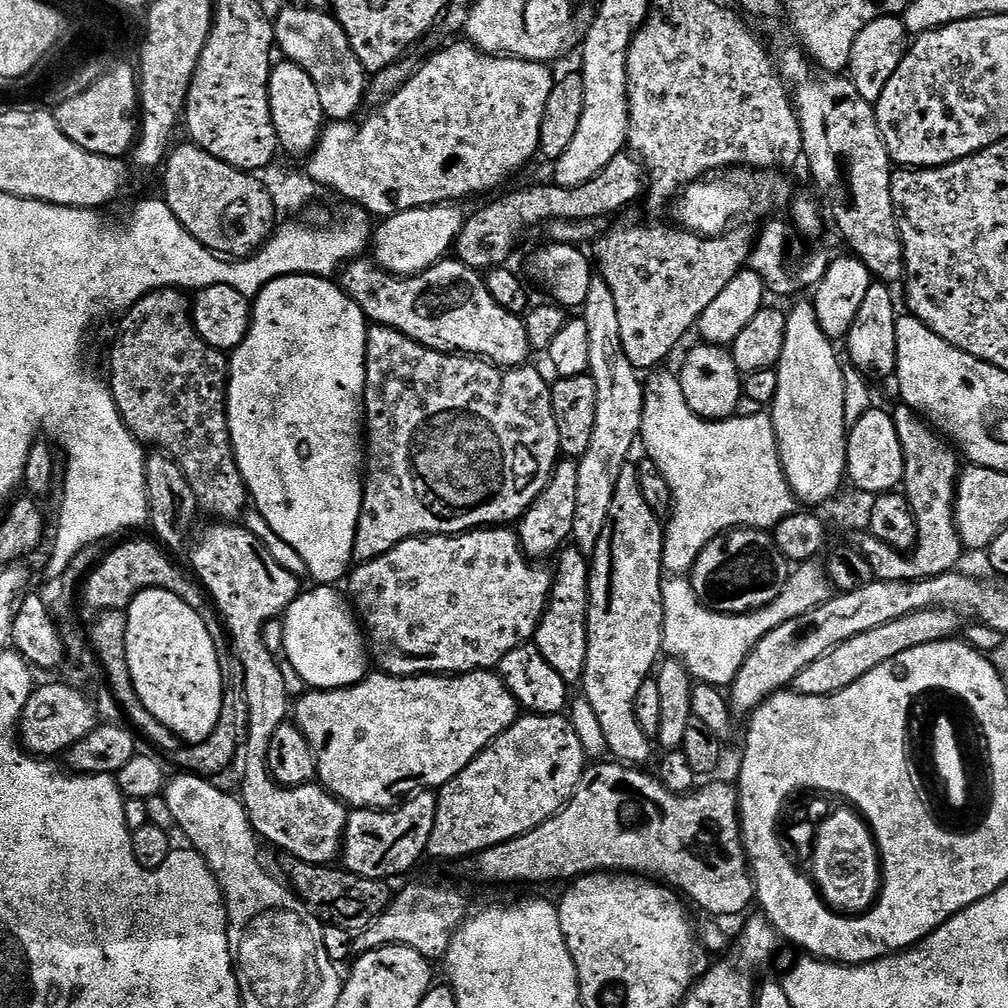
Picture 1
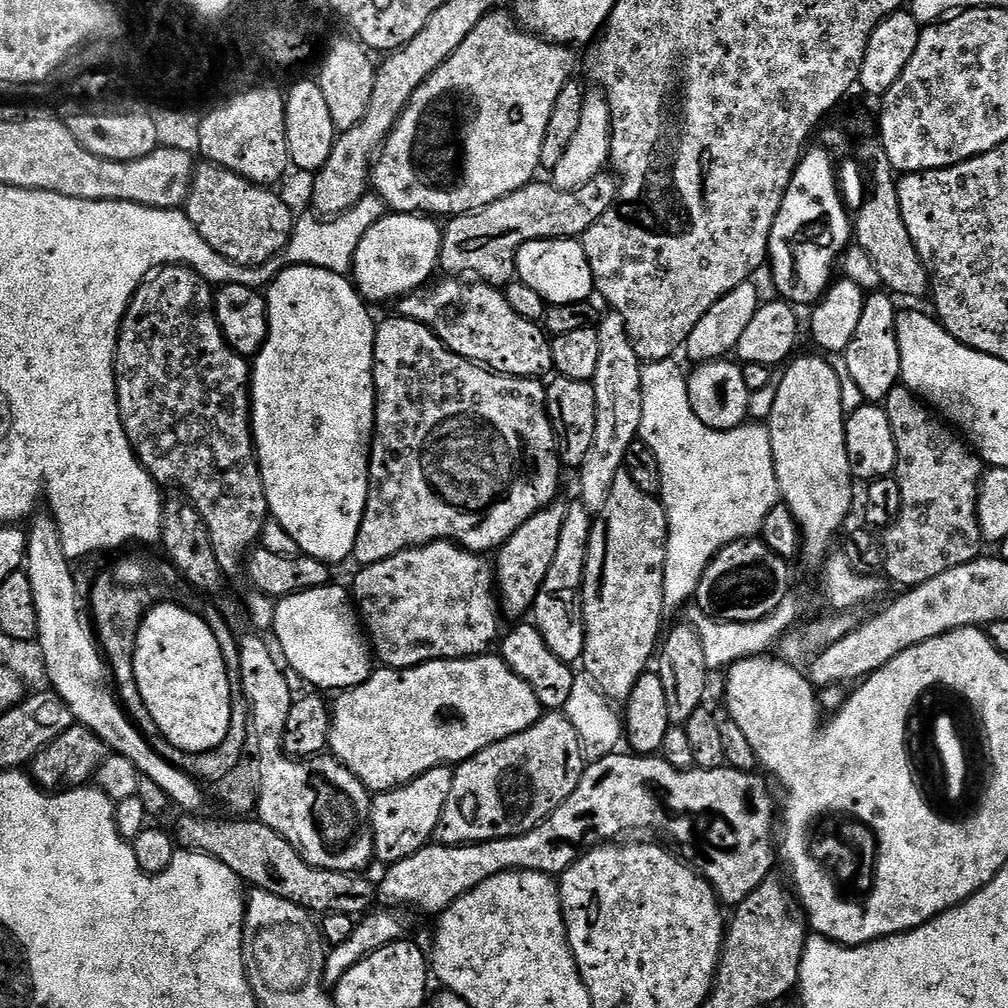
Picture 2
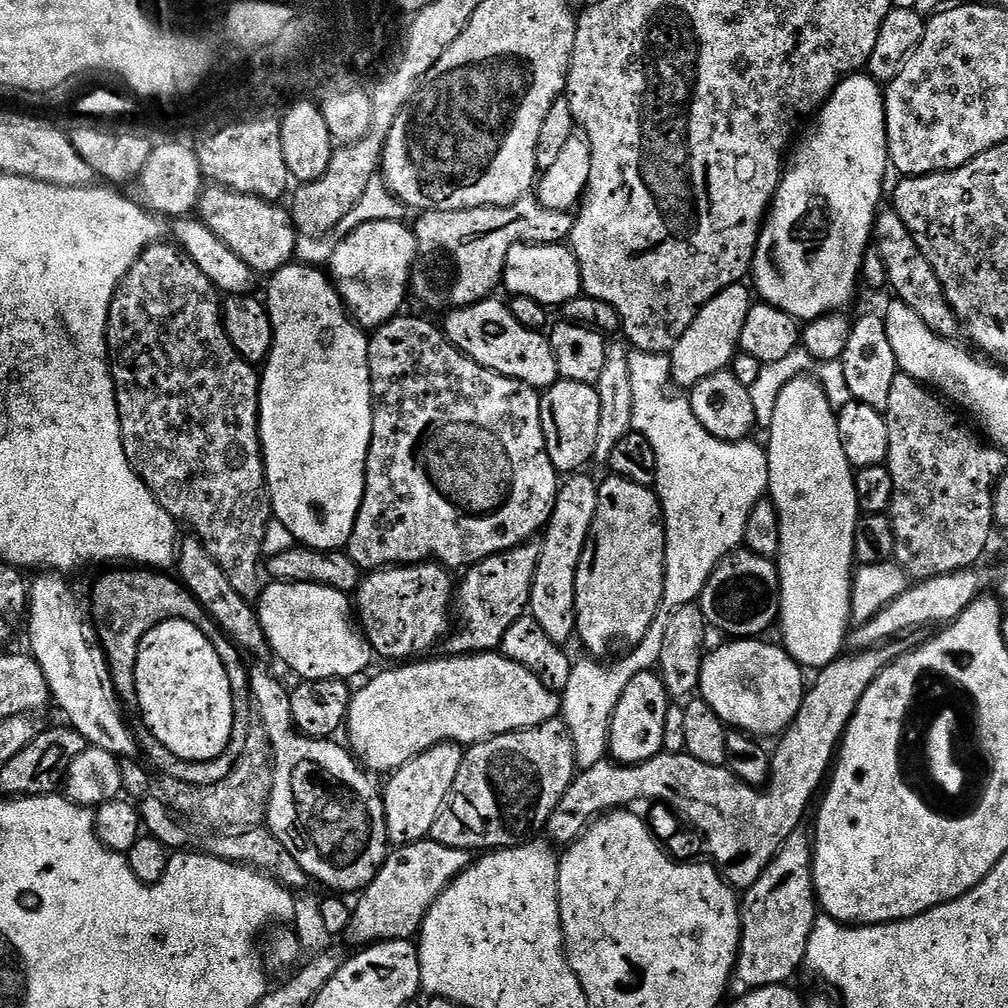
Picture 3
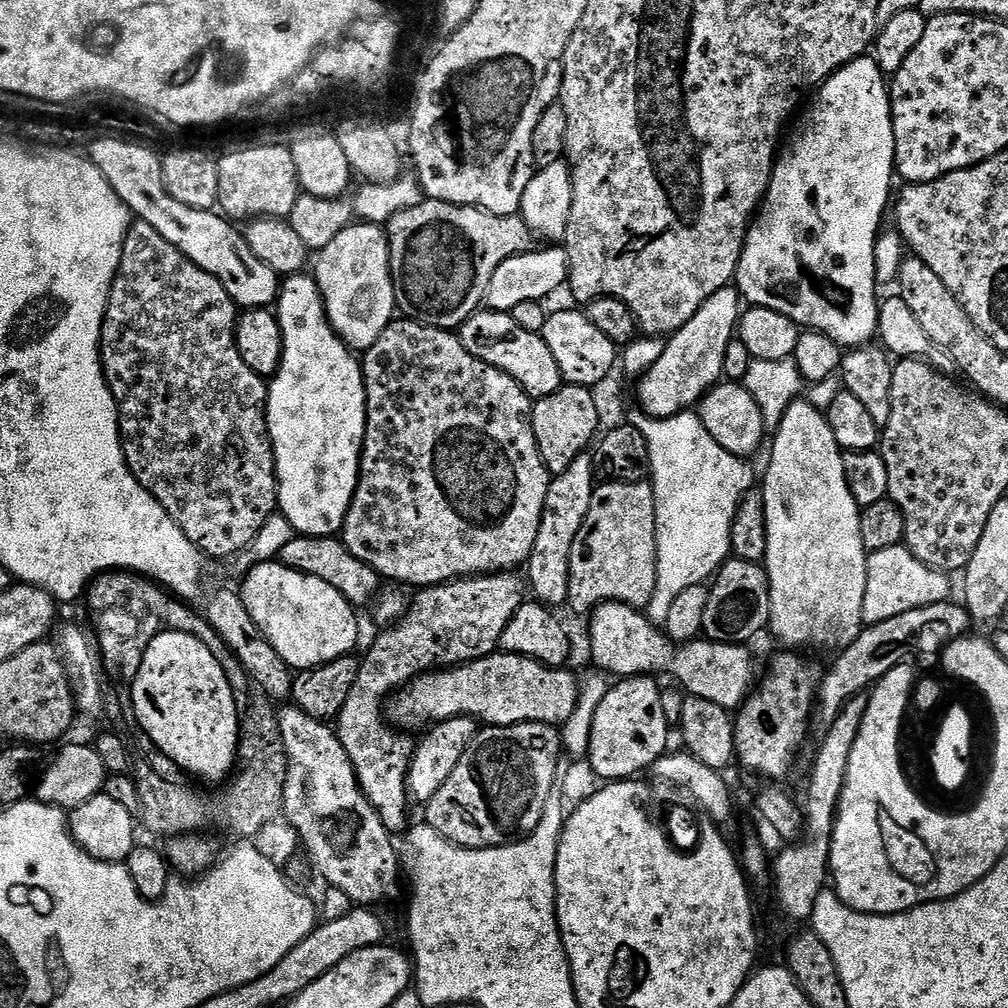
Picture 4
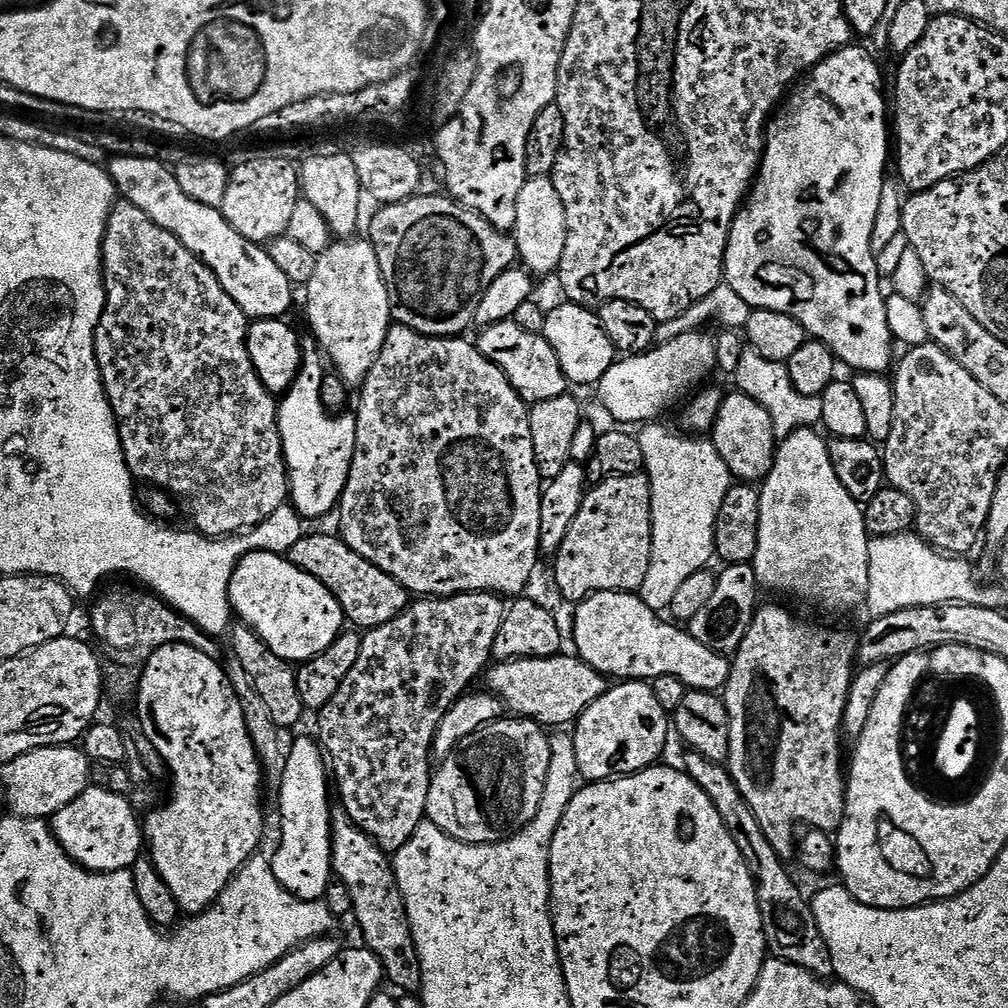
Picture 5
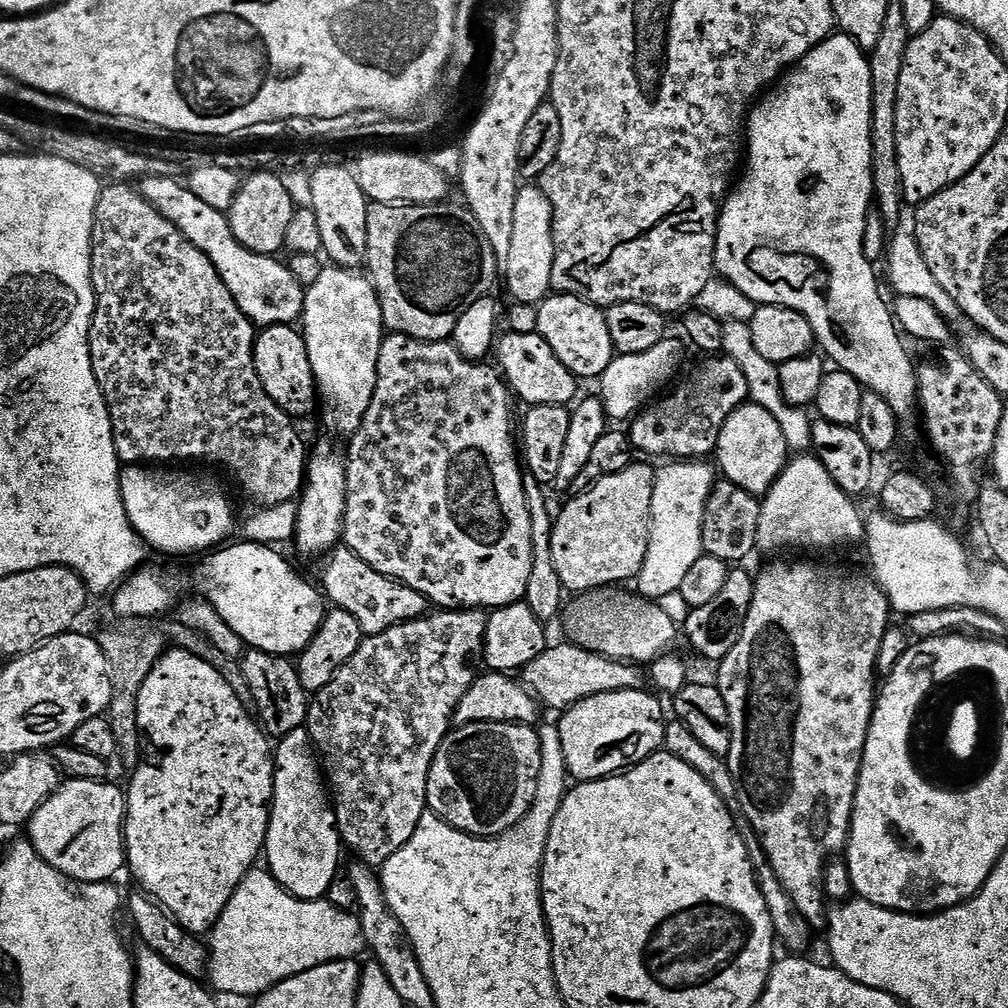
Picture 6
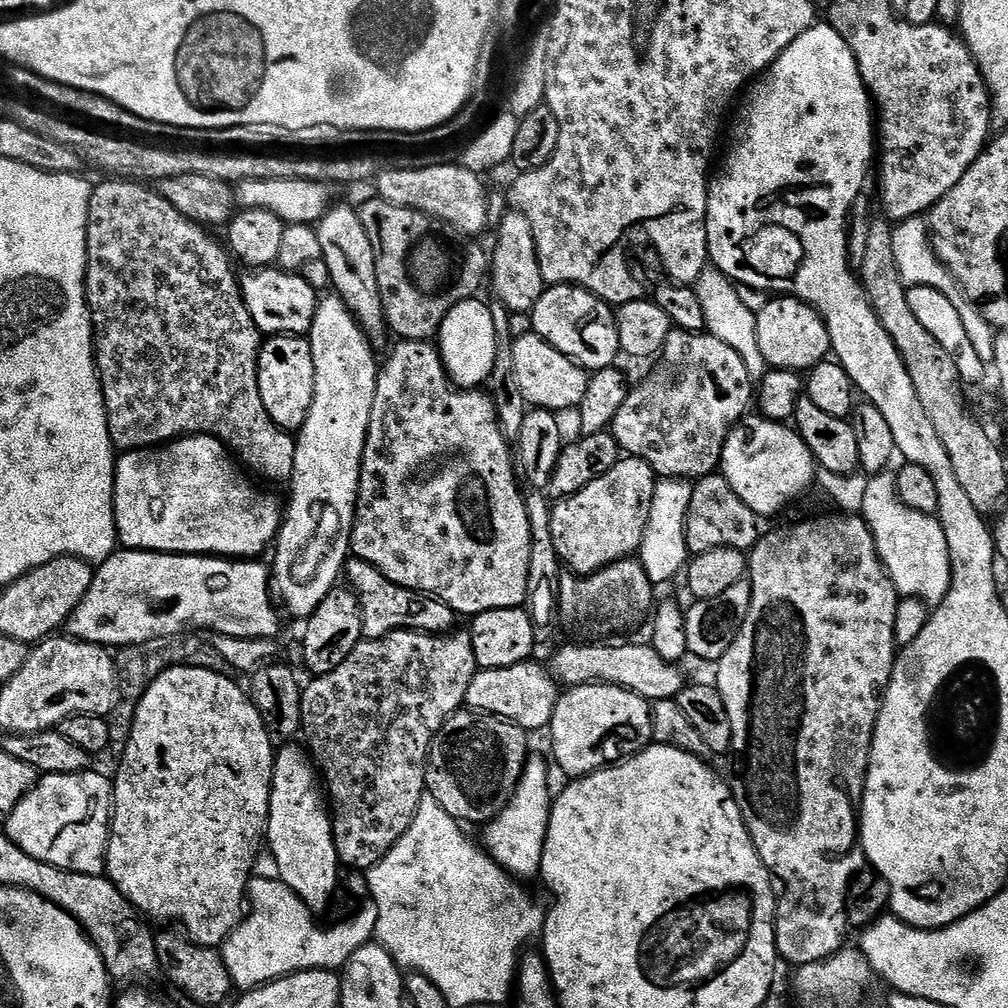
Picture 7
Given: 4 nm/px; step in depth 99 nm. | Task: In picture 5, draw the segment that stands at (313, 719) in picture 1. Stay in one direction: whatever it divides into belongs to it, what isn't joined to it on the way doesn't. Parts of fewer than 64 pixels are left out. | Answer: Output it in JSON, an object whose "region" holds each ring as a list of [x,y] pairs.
{"region":[[[564,655],[534,656],[530,660],[493,663],[486,672],[487,691],[501,700],[505,709],[517,717],[535,720],[541,726],[571,725],[594,701],[602,698],[610,684],[602,673],[594,670],[579,656]]]}

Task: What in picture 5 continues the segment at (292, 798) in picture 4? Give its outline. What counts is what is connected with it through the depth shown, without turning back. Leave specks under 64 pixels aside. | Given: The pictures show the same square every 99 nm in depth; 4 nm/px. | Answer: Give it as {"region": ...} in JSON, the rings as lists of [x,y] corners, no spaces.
{"region":[[[336,814],[332,817],[332,870],[335,879],[350,890],[352,899],[352,916],[364,935],[363,947],[369,948],[382,962],[389,981],[393,980],[400,990],[416,990],[420,986],[420,959],[414,946],[412,927],[408,921],[408,911],[400,888],[396,885],[396,869],[389,853],[383,852],[376,842],[370,839],[347,814]]]}

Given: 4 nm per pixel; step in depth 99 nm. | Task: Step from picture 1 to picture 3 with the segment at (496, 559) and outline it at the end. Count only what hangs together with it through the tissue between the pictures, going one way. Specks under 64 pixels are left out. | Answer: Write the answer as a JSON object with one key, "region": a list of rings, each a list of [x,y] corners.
{"region":[[[425,562],[423,564],[406,564],[403,566],[389,566],[386,568],[378,568],[378,569],[369,571],[367,573],[367,575],[365,575],[363,577],[363,579],[361,579],[360,586],[359,586],[359,588],[356,589],[356,591],[354,593],[354,612],[355,612],[355,615],[358,617],[358,627],[359,627],[360,631],[364,633],[364,639],[367,640],[368,645],[372,647],[373,653],[375,653],[375,655],[377,657],[385,656],[386,659],[392,660],[392,661],[388,661],[388,662],[408,662],[408,661],[411,661],[413,658],[419,657],[421,654],[424,654],[424,653],[419,654],[419,652],[424,652],[427,650],[427,648],[434,647],[435,644],[438,643],[440,639],[441,639],[440,640],[440,643],[441,643],[441,641],[443,641],[445,639],[445,637],[447,637],[449,635],[449,632],[450,632],[450,609],[453,607],[453,604],[454,604],[454,576],[453,576],[453,580],[452,580],[452,576],[453,576],[453,573],[451,571],[449,571],[449,569],[445,568],[444,565],[437,564],[435,562]]]}

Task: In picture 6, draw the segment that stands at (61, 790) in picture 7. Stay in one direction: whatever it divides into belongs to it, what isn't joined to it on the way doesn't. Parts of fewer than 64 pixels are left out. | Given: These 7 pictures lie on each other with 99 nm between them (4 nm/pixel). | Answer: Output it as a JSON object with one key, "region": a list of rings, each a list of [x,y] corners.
{"region":[[[65,779],[49,800],[42,802],[26,825],[27,839],[54,870],[82,884],[107,884],[126,868],[124,813],[126,796],[102,780]]]}

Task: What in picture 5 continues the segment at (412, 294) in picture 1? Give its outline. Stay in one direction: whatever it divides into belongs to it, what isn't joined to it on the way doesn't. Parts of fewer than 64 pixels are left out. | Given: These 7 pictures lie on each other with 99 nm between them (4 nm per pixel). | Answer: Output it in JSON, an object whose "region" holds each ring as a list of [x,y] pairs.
{"region":[[[511,319],[489,324],[481,332],[484,333],[478,339],[480,353],[503,370],[525,404],[533,406],[546,402],[547,399],[558,398],[569,391],[570,385],[562,370],[562,362],[558,362],[558,354],[554,354],[550,342],[541,333],[522,330],[522,326]]]}

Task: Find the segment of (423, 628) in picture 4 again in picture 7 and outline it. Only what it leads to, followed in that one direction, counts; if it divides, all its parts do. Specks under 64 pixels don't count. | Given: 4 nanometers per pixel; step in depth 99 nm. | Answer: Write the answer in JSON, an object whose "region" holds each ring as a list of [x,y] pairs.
{"region":[[[405,630],[391,632],[377,640],[361,639],[342,666],[325,676],[309,679],[309,684],[303,685],[300,698],[302,736],[308,739],[310,755],[326,785],[336,859],[345,869],[373,868],[394,847],[398,838],[406,834],[420,799],[426,795],[432,737],[439,734],[454,713],[465,707],[470,682],[478,671],[472,633],[460,631],[432,635]]]}

